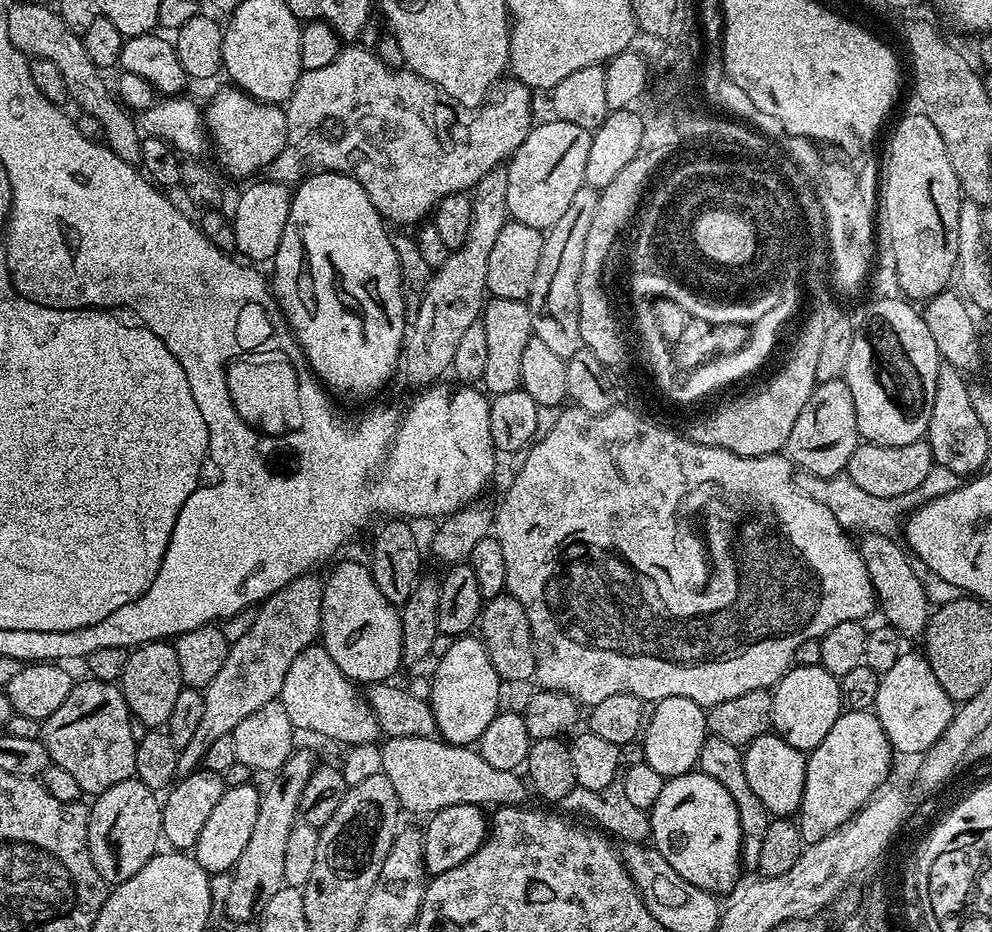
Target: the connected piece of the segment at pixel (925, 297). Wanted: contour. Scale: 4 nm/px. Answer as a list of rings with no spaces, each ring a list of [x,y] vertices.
[[[915,110],[904,116],[888,144],[888,173],[884,176],[884,228],[892,247],[896,284],[909,301],[927,302],[949,287],[958,255],[960,183],[950,166],[938,126]]]

